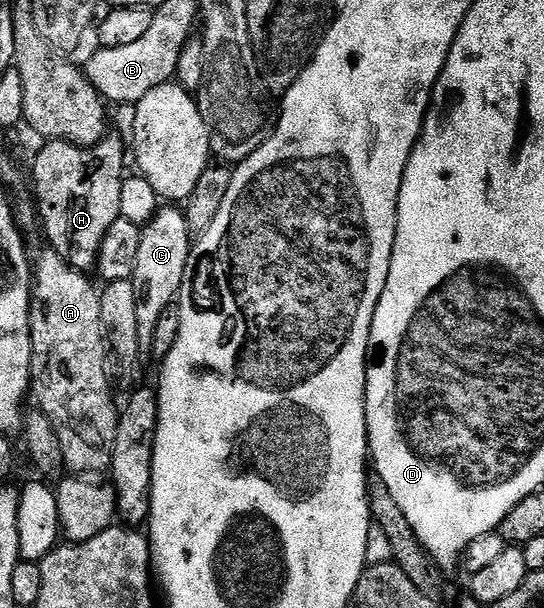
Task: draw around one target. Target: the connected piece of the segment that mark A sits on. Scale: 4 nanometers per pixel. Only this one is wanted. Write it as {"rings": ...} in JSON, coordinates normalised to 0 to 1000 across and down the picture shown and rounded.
{"rings":[[[77,408],[75,418],[66,418],[61,436],[61,497],[53,500],[53,536],[57,538],[57,564],[61,566],[61,582],[57,584],[57,653],[68,658],[66,671],[94,689],[94,702],[101,702],[101,715],[108,715],[108,735],[116,735],[116,755],[121,773],[142,781],[186,781],[195,776],[204,762],[204,748],[211,742],[211,709],[215,707],[215,688],[219,684],[219,666],[208,661],[208,640],[200,635],[200,613],[193,609],[193,587],[197,589],[197,569],[193,548],[186,539],[182,518],[182,498],[186,484],[180,470],[171,470],[162,462],[158,451],[147,442],[132,442],[125,433],[94,408]]]}

